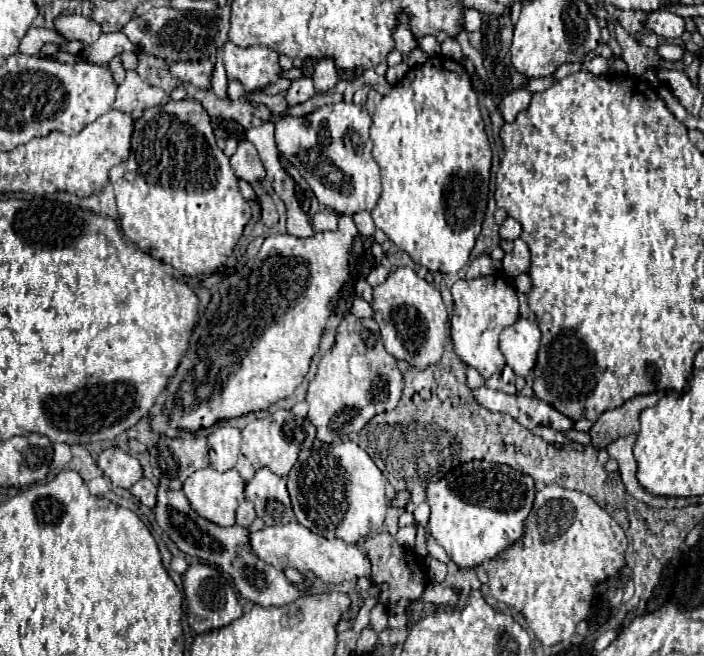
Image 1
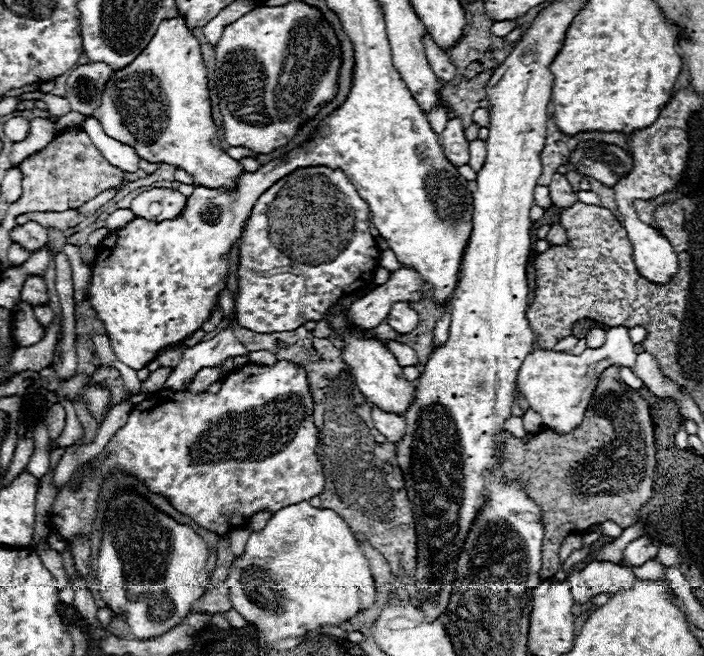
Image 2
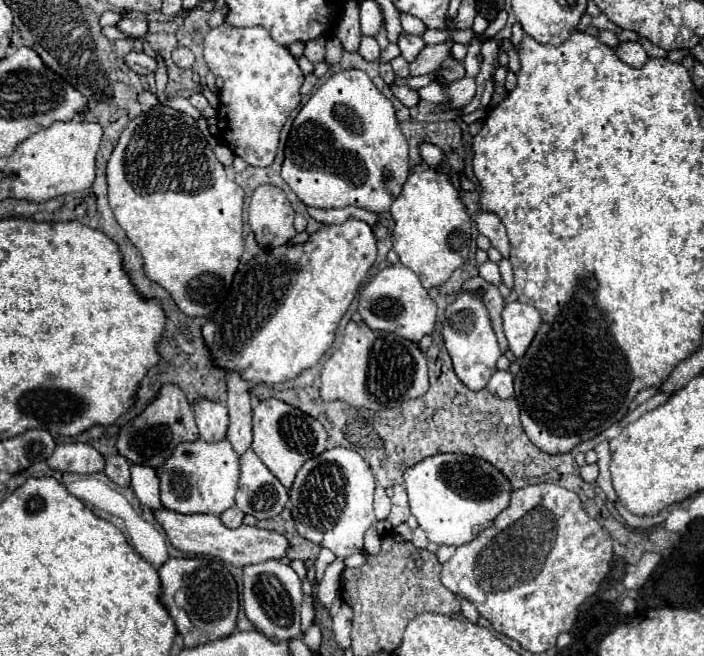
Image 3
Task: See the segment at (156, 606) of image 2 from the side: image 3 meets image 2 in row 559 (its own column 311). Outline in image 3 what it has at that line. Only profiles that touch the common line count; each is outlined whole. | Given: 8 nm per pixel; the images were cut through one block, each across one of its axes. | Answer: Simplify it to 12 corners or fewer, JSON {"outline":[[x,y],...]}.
{"outline":[[362,70],[294,118],[282,178],[306,206],[384,214],[408,174]]}

